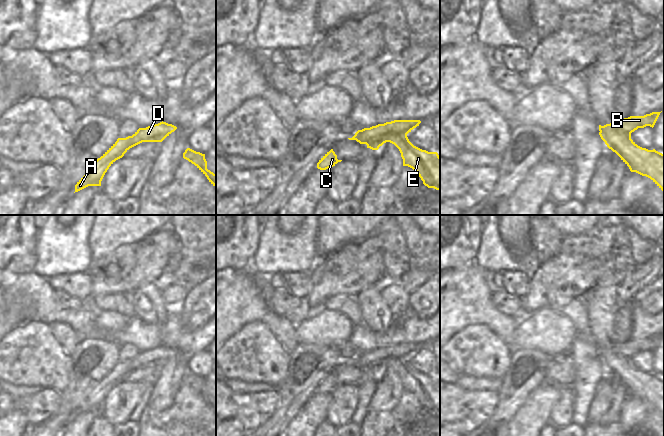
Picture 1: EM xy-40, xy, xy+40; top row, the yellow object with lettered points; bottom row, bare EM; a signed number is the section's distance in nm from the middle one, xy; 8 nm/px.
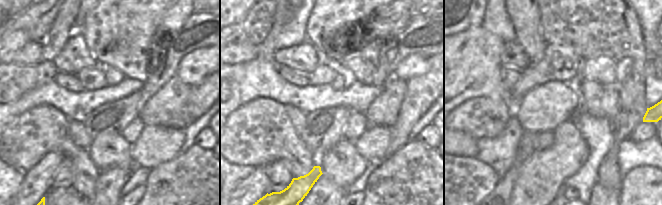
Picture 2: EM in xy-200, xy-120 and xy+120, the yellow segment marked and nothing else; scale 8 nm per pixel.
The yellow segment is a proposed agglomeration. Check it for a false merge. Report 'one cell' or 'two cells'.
two cells

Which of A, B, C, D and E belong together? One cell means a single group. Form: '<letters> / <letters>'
A B C D / E

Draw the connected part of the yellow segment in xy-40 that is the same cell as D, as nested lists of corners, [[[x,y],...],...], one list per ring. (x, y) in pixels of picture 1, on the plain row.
[[[160,346],[146,352],[139,352],[132,360],[118,362],[117,365],[87,394],[75,409],[75,416],[88,410],[101,410],[101,405],[109,391],[132,371],[142,366],[162,366],[177,353],[176,350]]]

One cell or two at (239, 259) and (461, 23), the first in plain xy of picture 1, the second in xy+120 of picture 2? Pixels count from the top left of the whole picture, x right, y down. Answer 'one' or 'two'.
one

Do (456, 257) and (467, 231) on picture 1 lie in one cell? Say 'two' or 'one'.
one

